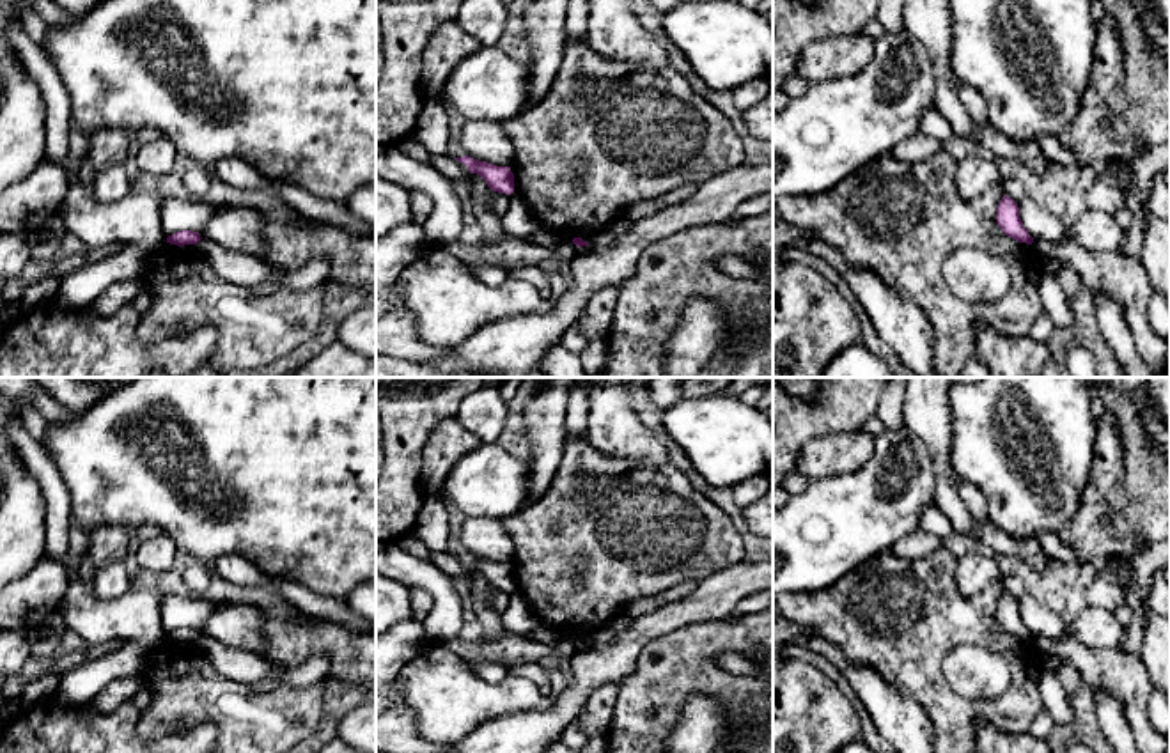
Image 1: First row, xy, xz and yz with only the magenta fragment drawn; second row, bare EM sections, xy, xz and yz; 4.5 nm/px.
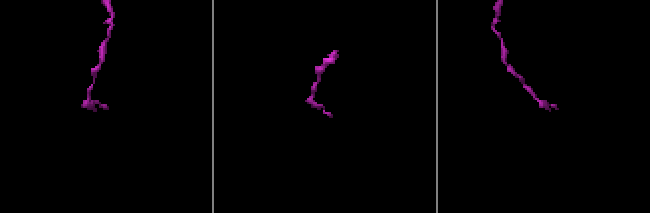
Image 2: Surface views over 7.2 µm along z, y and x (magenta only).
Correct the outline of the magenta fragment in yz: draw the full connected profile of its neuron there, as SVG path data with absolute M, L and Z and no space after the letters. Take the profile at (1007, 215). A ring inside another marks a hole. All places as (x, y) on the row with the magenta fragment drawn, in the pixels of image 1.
M1007 195L998 204L996 223L1009 237L1026 245L1034 243L1034 237L1023 227L1018 204Z

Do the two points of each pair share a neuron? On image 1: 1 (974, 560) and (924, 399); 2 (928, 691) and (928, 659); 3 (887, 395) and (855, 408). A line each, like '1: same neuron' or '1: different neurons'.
1: different neurons
2: same neuron
3: different neurons

